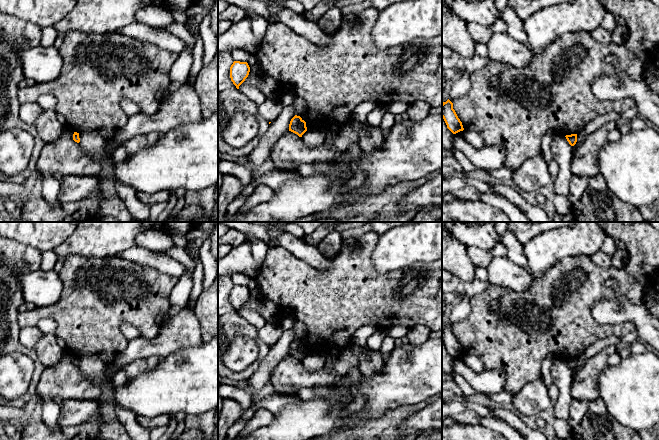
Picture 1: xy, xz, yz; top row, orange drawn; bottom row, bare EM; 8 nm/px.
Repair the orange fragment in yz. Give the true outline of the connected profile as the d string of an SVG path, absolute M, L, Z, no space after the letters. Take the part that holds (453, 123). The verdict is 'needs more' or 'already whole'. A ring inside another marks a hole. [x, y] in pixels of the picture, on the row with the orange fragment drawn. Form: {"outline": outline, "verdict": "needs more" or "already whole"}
{"outline": "M449 99L442 103L442 118L444 119L447 128L453 134L464 130L462 122L453 109L453 103Z", "verdict": "already whole"}

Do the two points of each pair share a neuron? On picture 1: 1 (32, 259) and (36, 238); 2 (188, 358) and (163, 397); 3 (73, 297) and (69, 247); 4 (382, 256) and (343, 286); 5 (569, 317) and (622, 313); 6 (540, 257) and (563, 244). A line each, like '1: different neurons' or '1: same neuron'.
1: different neurons
2: same neuron
3: different neurons
4: different neurons
5: different neurons
6: same neuron

